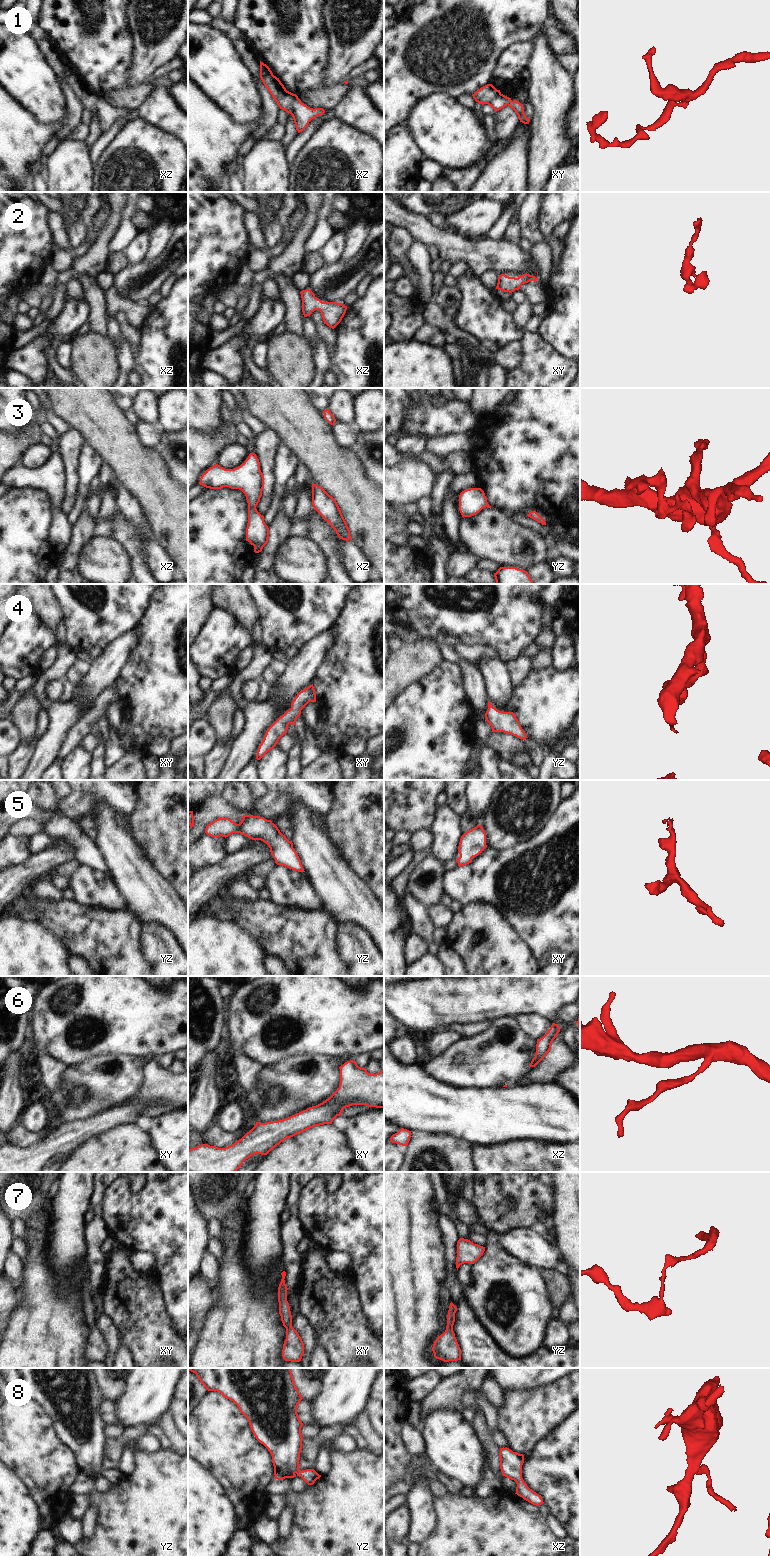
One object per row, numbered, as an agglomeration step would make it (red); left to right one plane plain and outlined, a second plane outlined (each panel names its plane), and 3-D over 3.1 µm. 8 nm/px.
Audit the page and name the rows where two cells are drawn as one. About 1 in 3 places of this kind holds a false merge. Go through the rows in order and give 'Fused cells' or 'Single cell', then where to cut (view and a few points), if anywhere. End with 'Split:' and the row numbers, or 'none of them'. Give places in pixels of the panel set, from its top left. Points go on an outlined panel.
1: Single cell. No split
2: Single cell. No split
3: Single cell. No split
4: Single cell. No split
5: Single cell. No split
6: Single cell. No split
7: Single cell. No split
8: Single cell. No split
Split: none of them.

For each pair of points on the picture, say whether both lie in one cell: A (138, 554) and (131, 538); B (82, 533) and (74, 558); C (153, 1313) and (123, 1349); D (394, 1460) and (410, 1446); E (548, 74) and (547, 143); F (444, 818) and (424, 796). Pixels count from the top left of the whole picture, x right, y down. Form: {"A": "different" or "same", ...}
{"A": "same", "B": "same", "C": "different", "D": "different", "E": "same", "F": "different"}

